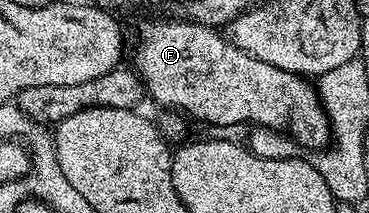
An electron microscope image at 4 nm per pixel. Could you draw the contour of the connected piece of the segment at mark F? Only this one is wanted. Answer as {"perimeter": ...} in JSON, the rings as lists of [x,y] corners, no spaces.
{"perimeter":[[[180,18],[156,20],[153,24],[144,24],[140,28],[140,41],[136,44],[136,64],[134,71],[144,83],[144,91],[152,96],[164,110],[179,110],[193,121],[205,120],[208,124],[217,124],[228,128],[231,124],[244,124],[257,128],[272,128],[276,132],[285,132],[296,141],[301,149],[320,150],[329,143],[332,127],[328,125],[328,115],[319,91],[312,88],[307,79],[297,72],[278,70],[270,62],[262,62],[246,54],[232,43],[227,35],[217,29],[190,24]]]}

